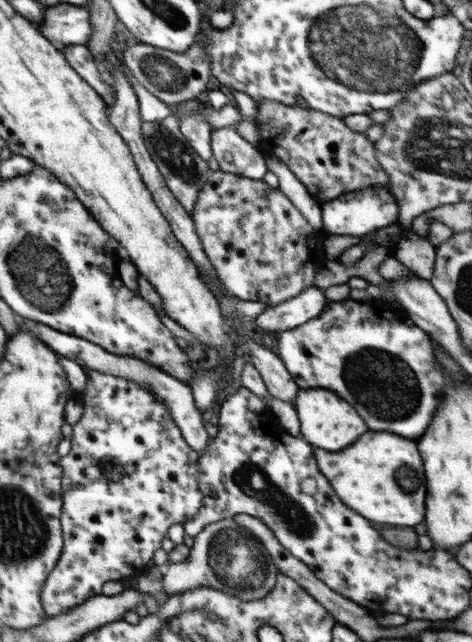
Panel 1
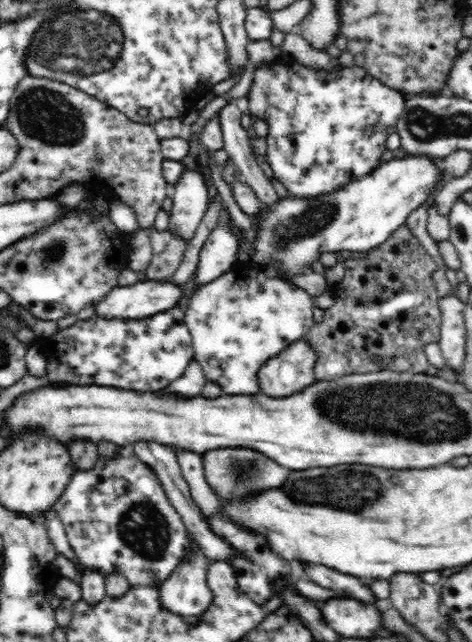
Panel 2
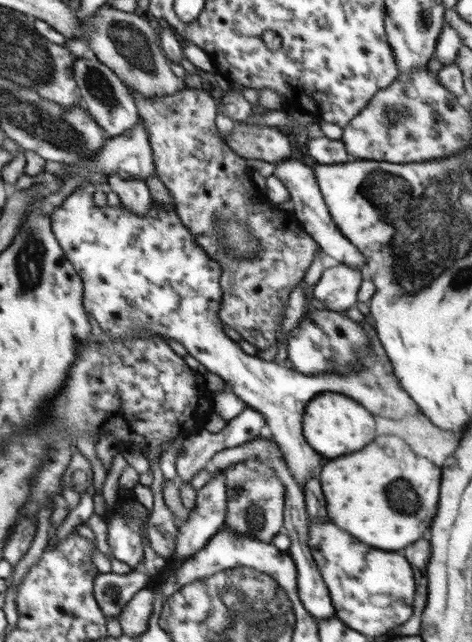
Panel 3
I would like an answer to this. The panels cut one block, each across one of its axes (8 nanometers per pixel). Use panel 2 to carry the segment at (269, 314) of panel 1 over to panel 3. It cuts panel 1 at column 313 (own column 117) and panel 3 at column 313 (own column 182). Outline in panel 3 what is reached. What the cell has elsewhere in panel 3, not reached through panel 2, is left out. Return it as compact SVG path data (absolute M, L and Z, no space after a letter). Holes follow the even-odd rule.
M340 263L324 270L314 285L313 296L323 302L326 310L340 313L348 311L359 302L358 292L364 277L365 270Z

